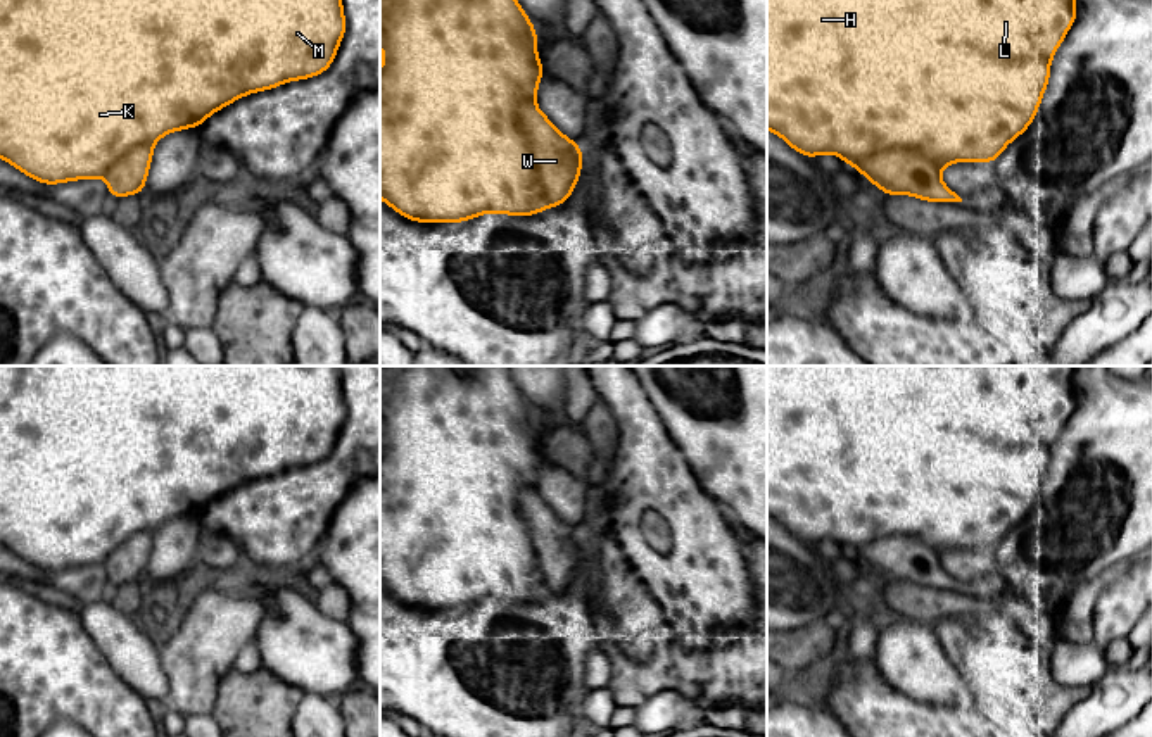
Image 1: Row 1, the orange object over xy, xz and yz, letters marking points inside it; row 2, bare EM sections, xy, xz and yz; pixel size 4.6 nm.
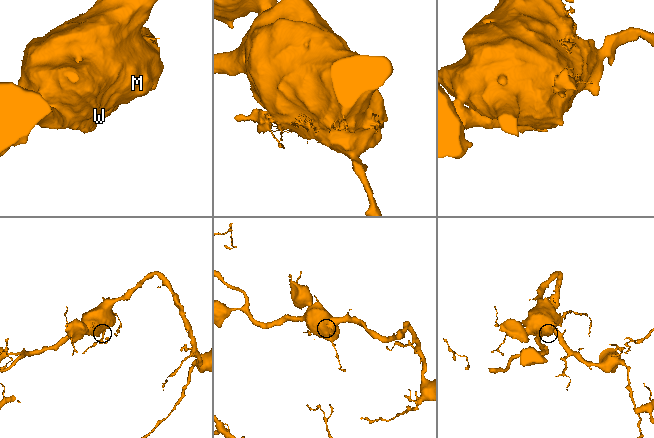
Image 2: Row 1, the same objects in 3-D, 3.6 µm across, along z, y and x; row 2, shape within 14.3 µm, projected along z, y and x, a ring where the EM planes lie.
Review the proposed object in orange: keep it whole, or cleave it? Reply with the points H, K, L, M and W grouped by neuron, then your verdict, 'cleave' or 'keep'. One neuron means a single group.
groups H K L M W; keep

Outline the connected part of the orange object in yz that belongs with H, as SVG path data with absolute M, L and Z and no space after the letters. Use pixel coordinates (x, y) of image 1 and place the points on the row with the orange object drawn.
M767 0L767 129L805 157L838 155L884 195L962 202L941 181L941 169L955 162L997 162L1005 147L1031 126L1048 86L1050 62L1076 17L1076 0Z

